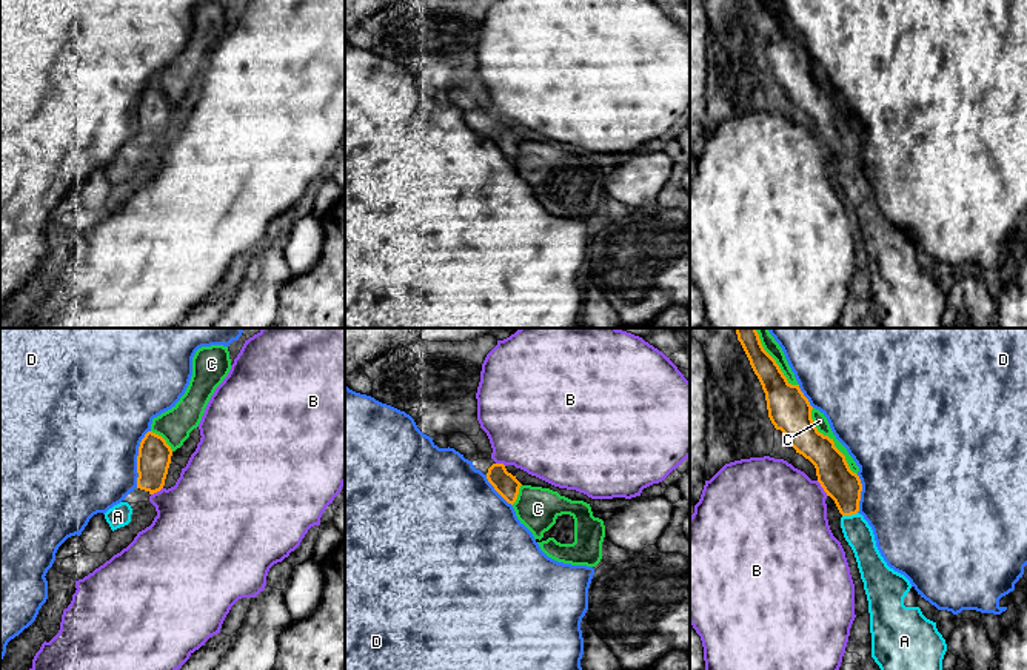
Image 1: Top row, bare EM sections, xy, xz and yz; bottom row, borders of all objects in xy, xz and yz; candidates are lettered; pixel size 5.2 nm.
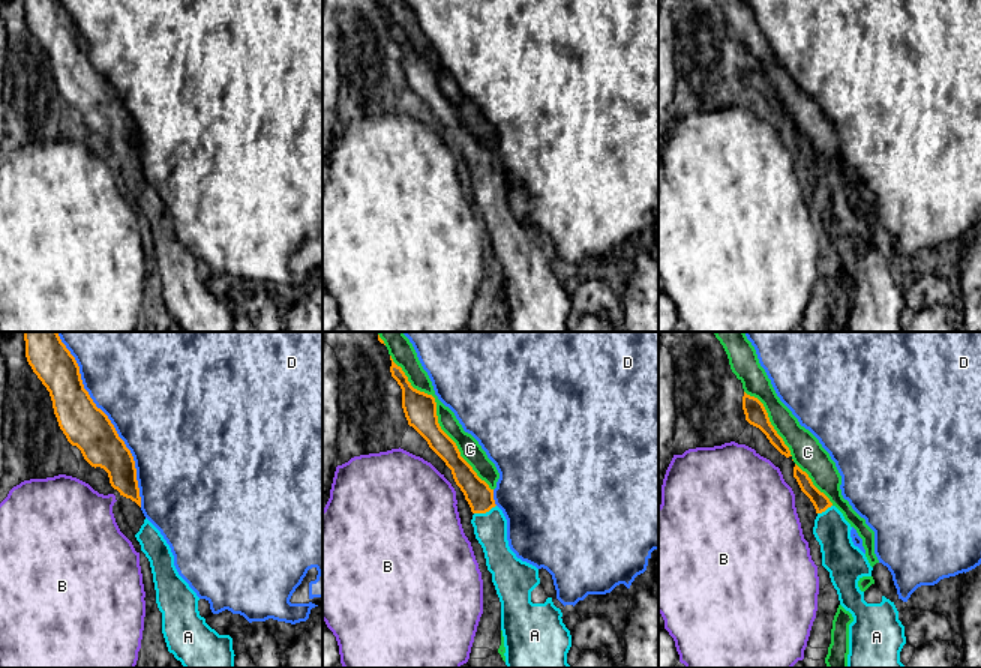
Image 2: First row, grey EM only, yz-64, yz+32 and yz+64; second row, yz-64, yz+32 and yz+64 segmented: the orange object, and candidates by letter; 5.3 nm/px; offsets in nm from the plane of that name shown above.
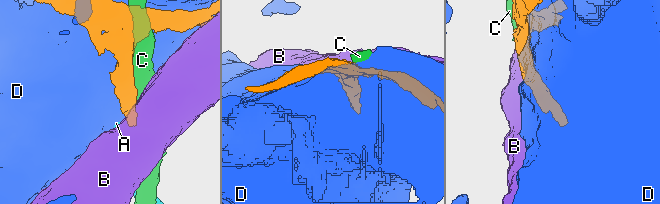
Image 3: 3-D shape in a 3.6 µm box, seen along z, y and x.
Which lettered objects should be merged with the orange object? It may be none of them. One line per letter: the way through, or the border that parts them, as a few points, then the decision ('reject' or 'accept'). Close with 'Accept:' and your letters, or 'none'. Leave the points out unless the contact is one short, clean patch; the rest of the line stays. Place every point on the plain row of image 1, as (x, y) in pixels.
A: runs through yz (839, 137), (847, 150), (849, 170), (858, 188); accept
B: border along yz (816, 136), (827, 150); reject
C: reject
D: reject
Accept: A

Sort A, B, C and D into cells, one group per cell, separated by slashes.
A / B / C / D

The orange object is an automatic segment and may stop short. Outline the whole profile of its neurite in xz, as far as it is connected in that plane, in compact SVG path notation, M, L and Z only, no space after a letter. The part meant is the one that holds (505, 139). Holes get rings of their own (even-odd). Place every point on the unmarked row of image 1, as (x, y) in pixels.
M493 119L488 123L487 134L508 159L516 157L522 139L507 126L503 119Z

